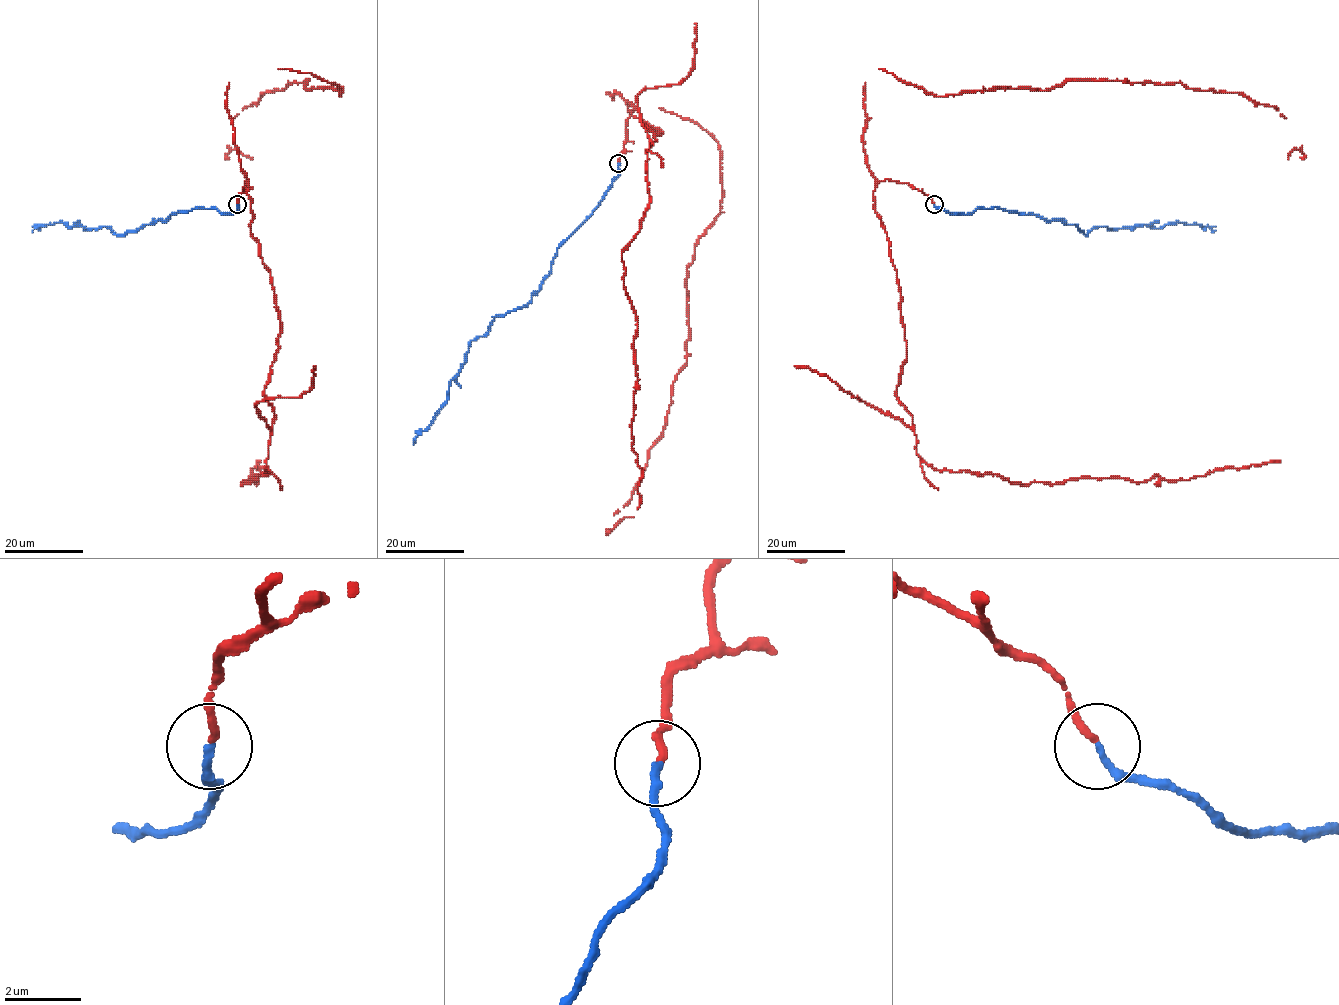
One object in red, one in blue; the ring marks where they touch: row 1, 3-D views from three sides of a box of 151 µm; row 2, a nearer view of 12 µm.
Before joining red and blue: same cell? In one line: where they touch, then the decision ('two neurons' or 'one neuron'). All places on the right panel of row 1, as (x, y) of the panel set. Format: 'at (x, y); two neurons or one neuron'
at (934, 204); one neuron

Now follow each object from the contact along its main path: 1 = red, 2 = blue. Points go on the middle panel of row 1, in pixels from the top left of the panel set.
1: (618, 163), (628, 102), (661, 132), (645, 125), (657, 141), (651, 202), (622, 252), (636, 317), (637, 509)
2: (618, 163), (602, 200), (557, 248), (532, 298), (497, 315), (470, 342), (444, 405), (413, 445)

